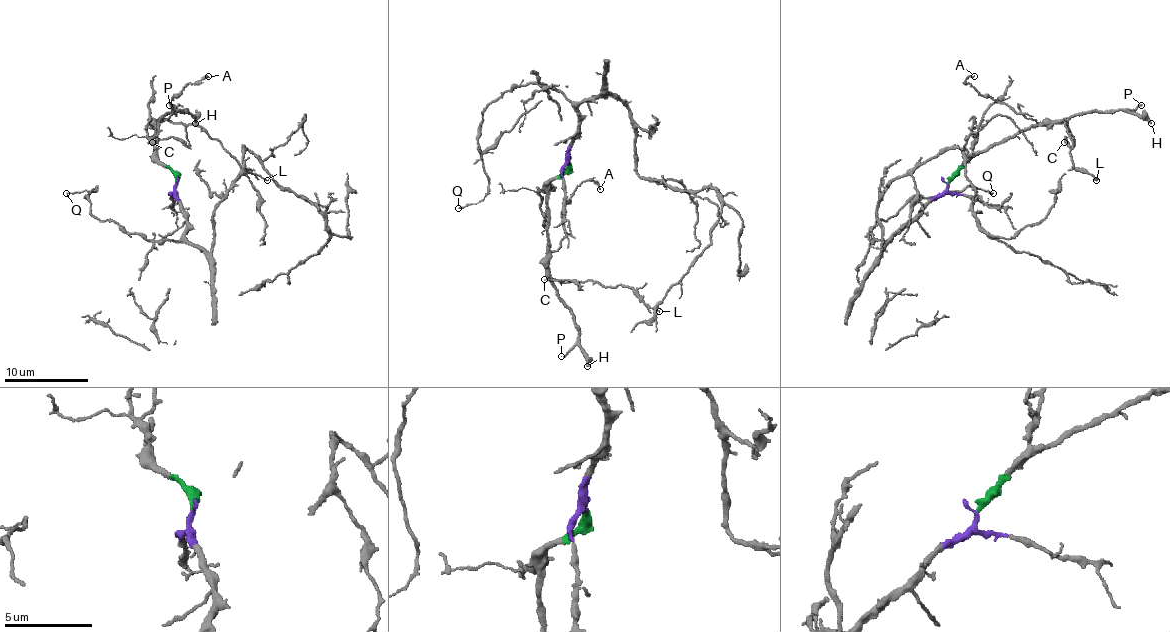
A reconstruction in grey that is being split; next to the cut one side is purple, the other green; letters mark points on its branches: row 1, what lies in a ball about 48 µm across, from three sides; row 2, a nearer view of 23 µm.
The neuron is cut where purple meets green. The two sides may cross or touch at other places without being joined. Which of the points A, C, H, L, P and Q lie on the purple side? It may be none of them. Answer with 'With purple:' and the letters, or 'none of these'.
With purple: Q

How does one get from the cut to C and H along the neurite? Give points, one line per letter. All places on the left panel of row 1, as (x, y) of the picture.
C: (177, 183), (156, 155), (156, 124), (179, 122), (187, 134), (187, 145), (177, 139), (152, 143)
H: (177, 183), (177, 176), (156, 155), (156, 124), (166, 113), (185, 109), (196, 124)

